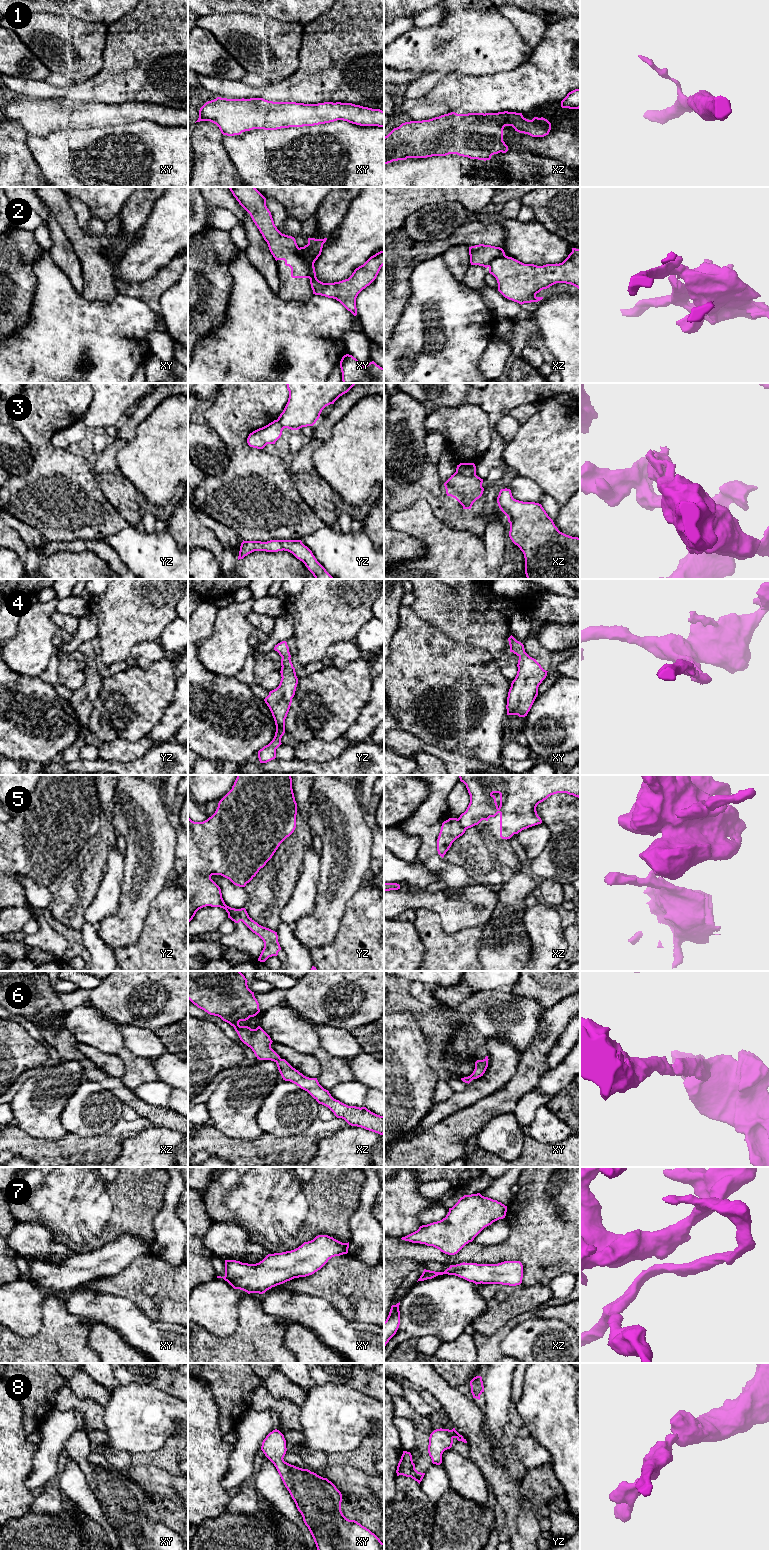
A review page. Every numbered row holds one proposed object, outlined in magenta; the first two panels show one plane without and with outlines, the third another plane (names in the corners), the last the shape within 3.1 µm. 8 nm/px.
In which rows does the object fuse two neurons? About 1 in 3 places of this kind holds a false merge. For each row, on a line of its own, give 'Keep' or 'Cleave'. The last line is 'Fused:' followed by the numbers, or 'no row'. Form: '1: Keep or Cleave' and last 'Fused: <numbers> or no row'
1: Keep
2: Cleave
3: Cleave
4: Keep
5: Cleave
6: Keep
7: Keep
8: Keep
Fused: 2, 3, 5

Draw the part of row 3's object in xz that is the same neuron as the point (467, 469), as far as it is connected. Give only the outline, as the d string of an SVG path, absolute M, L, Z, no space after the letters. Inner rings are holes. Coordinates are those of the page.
M460 463L456 471L464 476L471 476L476 474L476 466L474 463Z

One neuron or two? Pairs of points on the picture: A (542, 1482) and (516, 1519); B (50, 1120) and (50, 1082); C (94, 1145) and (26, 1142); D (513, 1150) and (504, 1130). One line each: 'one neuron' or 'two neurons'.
A: one neuron
B: one neuron
C: one neuron
D: one neuron

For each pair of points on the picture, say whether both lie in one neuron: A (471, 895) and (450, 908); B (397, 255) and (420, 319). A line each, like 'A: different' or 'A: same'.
A: same
B: different

